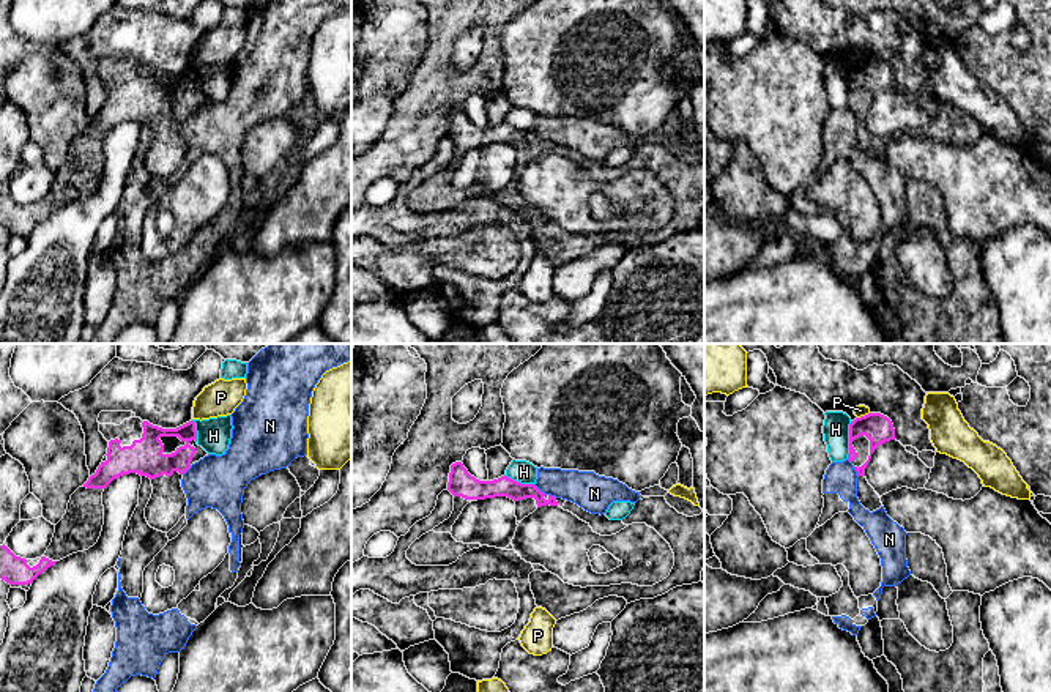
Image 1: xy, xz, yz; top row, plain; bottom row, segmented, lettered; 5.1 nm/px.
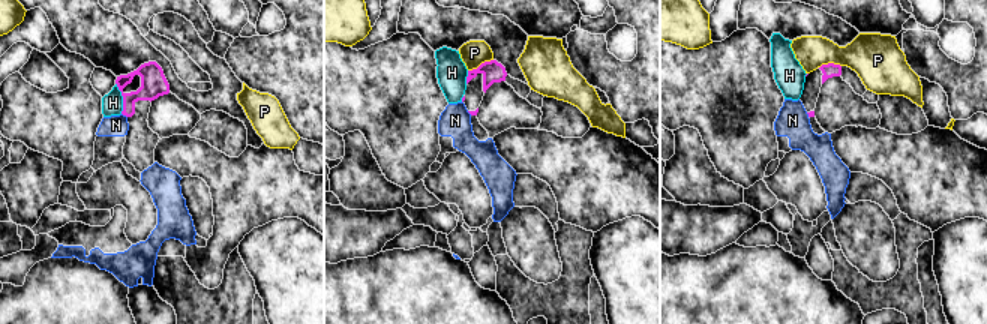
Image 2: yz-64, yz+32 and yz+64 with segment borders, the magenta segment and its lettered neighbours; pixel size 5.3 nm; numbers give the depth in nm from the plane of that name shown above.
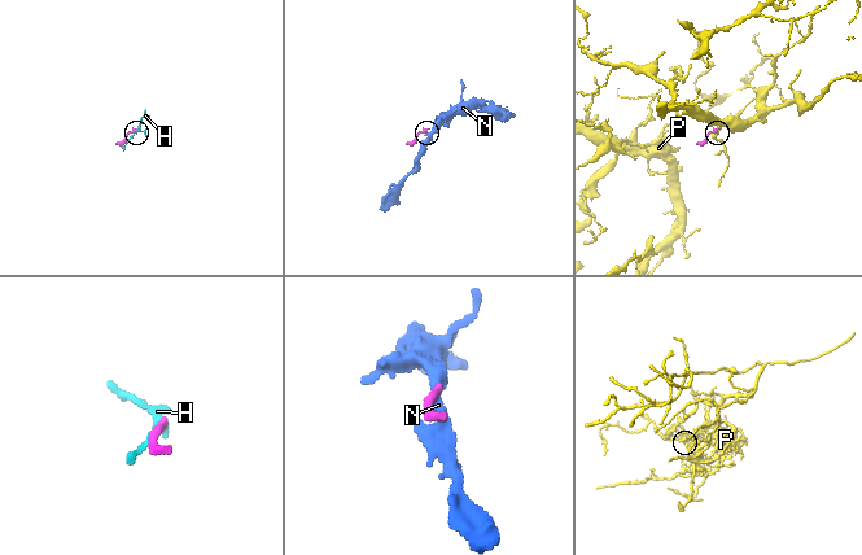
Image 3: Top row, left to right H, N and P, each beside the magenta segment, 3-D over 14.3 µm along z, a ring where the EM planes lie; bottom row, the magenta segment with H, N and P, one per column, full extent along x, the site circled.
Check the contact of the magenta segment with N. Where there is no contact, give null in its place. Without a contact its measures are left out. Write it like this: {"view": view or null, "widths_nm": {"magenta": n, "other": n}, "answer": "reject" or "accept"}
{"view": "xz", "widths_nm": {"magenta": 100, "other": 190}, "answer": "reject"}

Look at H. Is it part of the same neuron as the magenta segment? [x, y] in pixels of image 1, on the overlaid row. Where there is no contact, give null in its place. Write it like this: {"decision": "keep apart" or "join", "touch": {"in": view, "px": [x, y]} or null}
{"decision": "keep apart", "touch": {"in": "yz", "px": [850, 440]}}

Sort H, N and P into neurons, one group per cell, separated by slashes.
H / N / P

